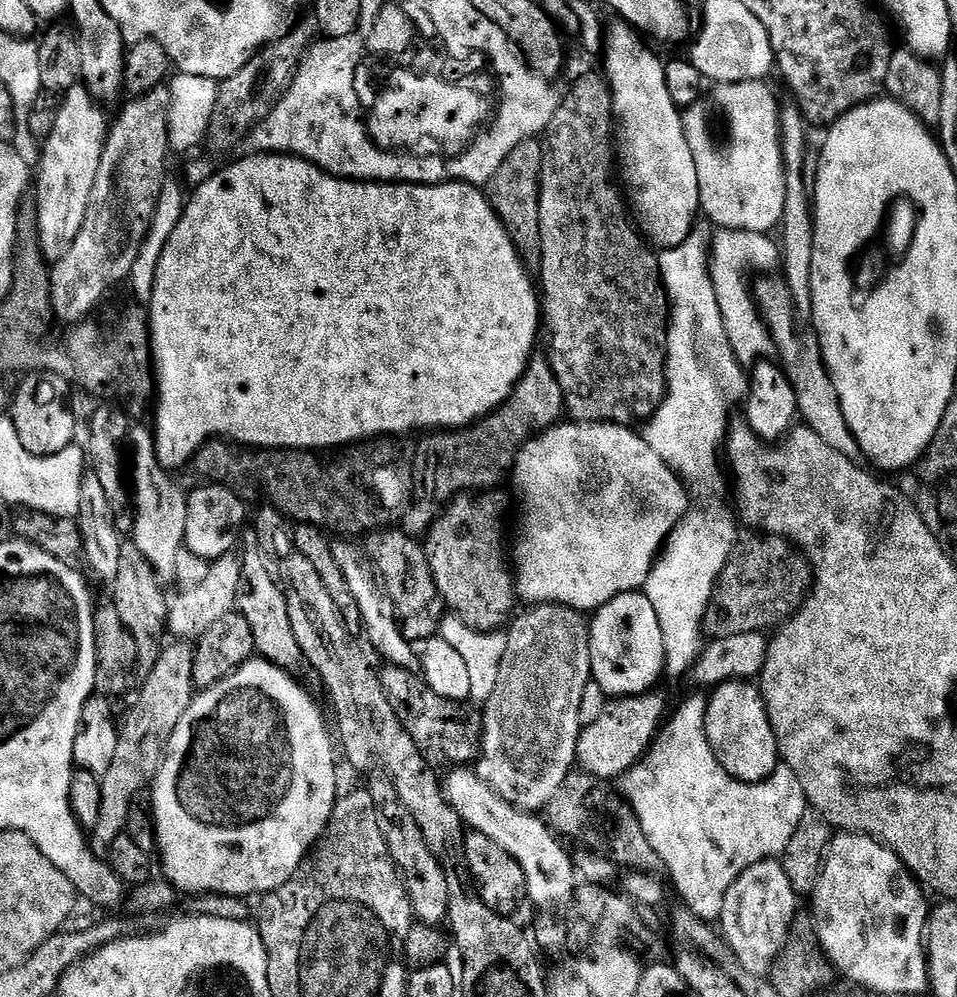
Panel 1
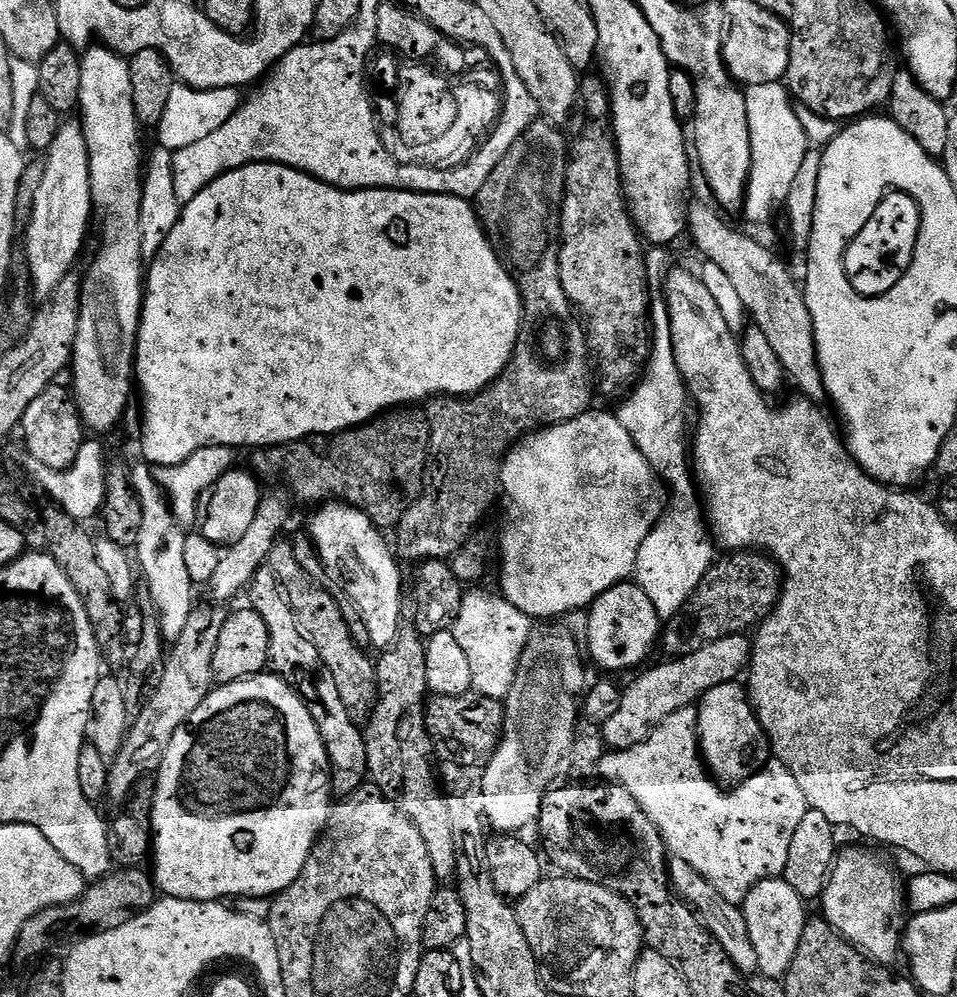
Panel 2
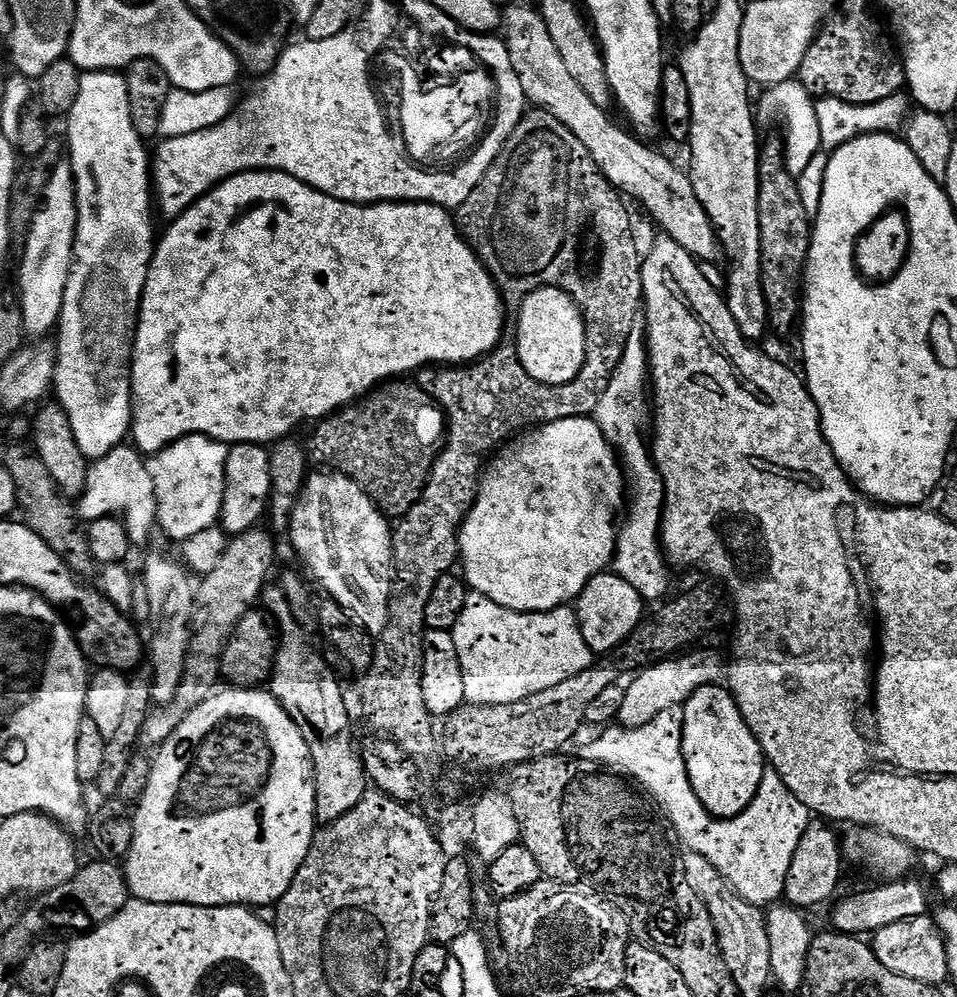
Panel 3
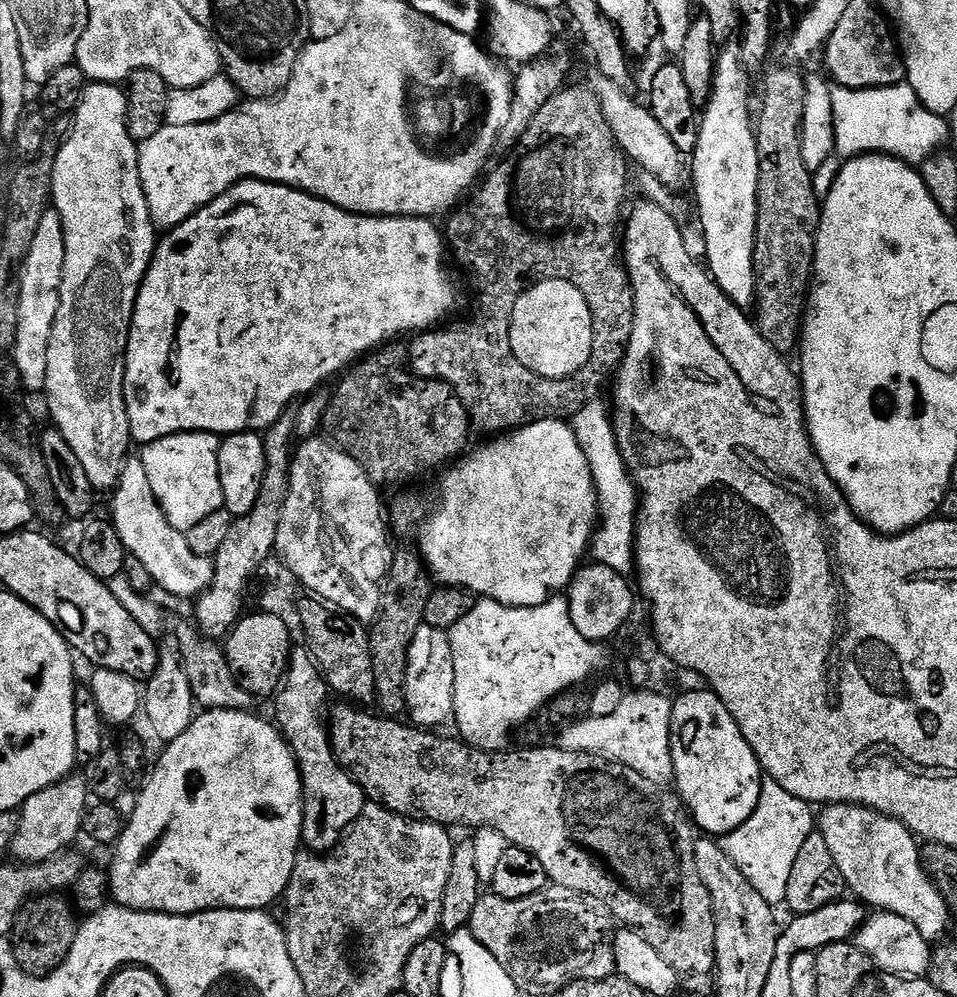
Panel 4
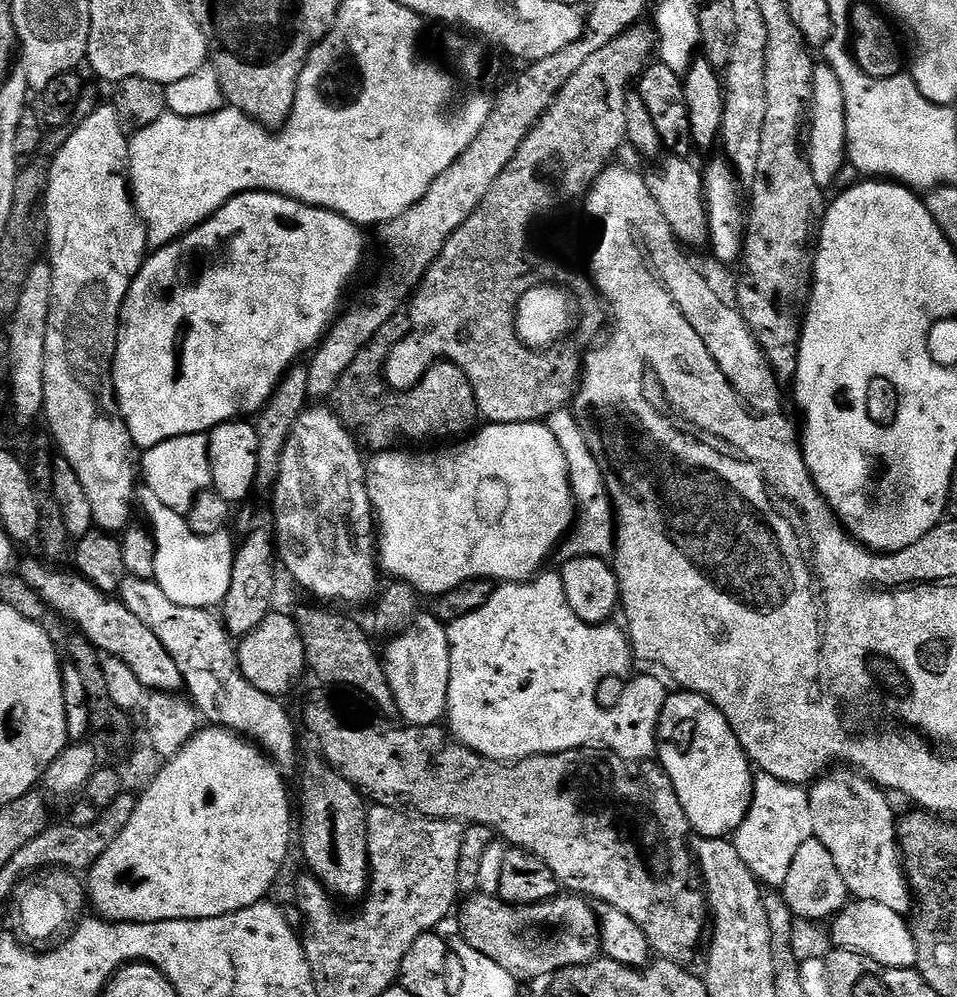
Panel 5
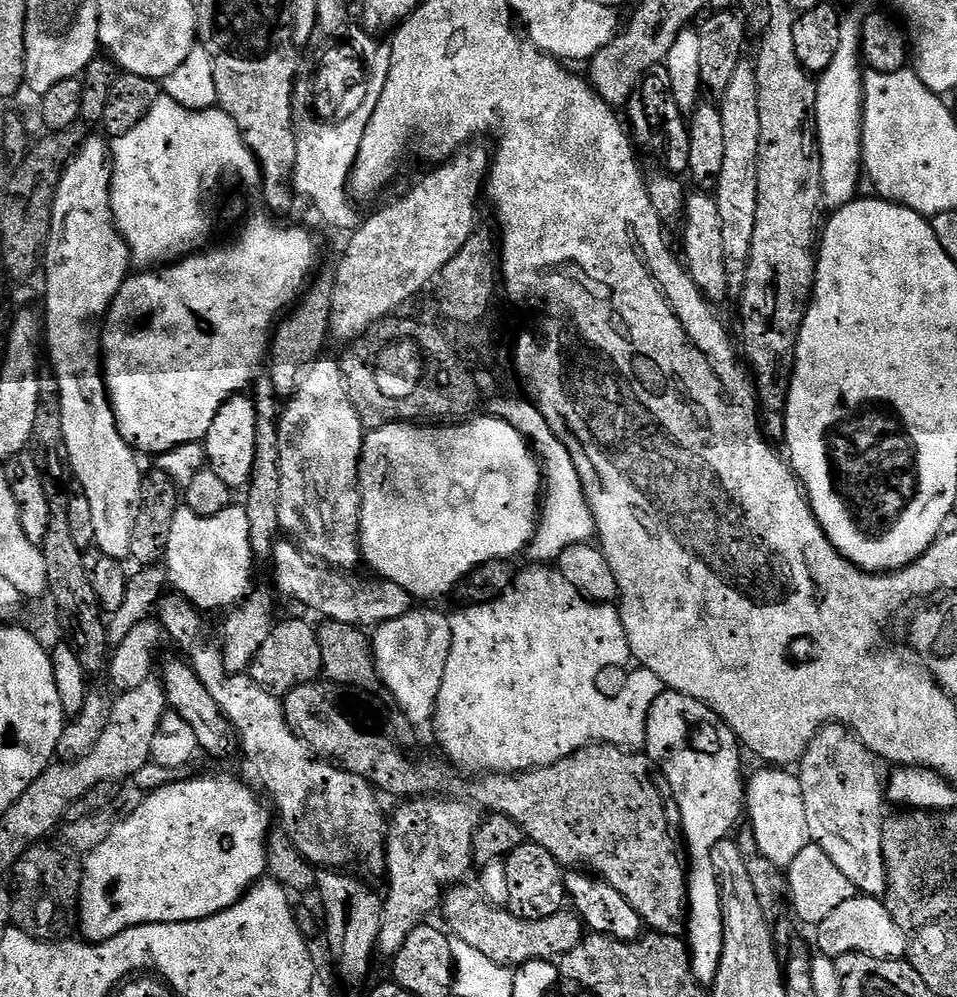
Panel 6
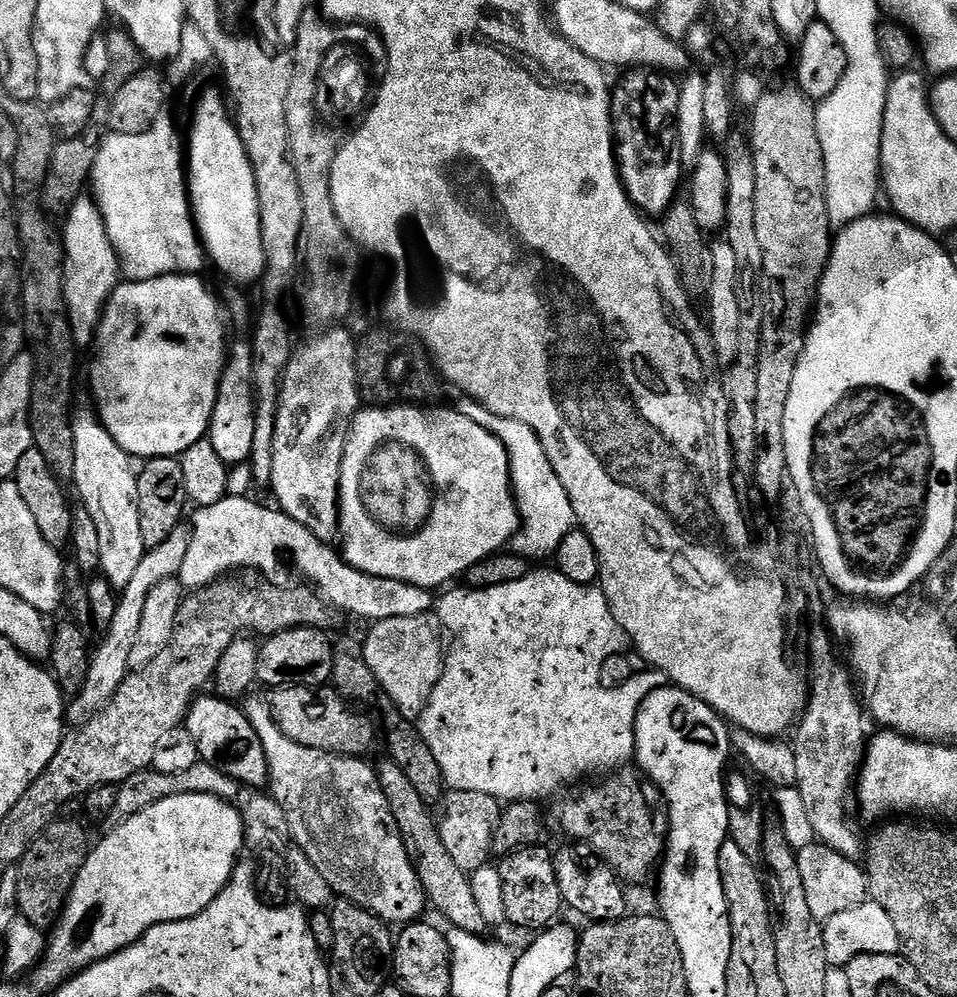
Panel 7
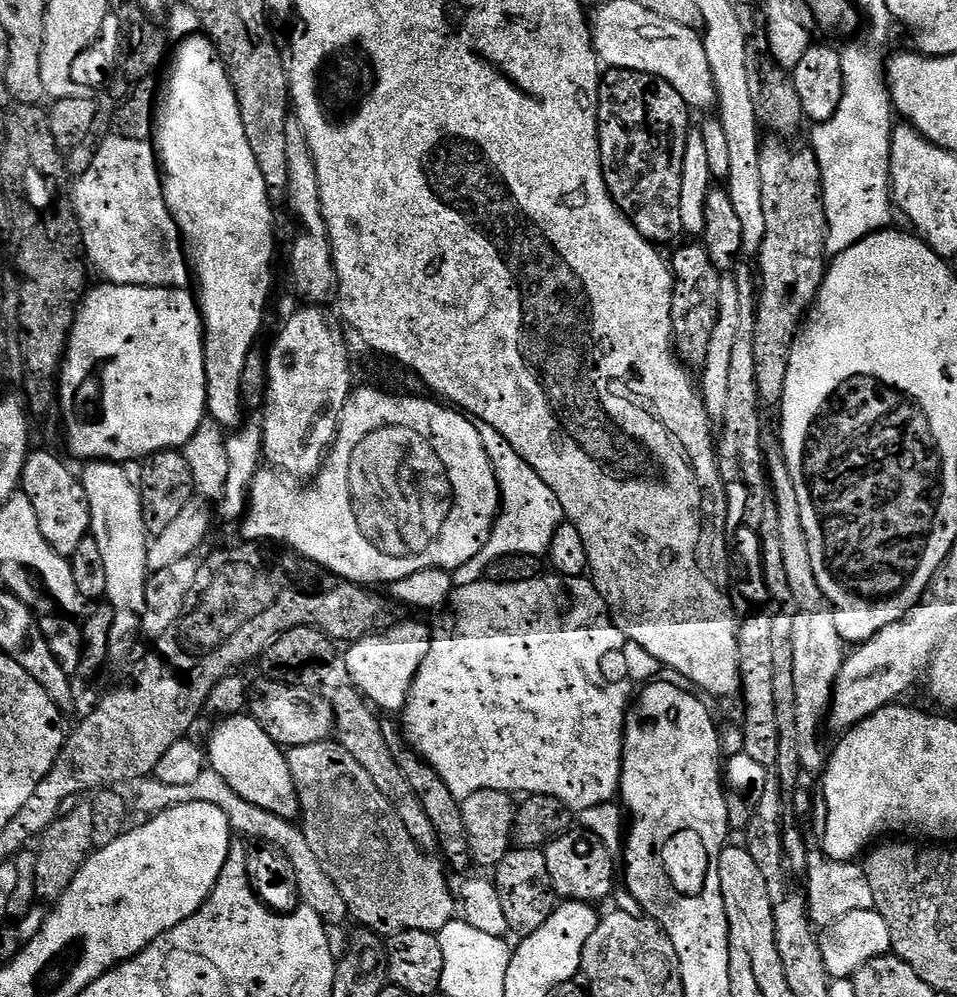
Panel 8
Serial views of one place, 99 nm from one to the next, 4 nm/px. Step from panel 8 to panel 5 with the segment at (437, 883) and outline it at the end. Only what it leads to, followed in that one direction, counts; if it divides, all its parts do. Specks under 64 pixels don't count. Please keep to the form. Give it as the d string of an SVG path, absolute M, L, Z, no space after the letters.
M129 575L122 582L118 599L126 606L126 610L130 610L130 614L134 614L134 618L146 622L146 626L154 630L154 638L158 638L158 642L166 646L170 658L174 658L174 666L182 670L184 688L199 715L205 721L208 719L209 725L227 728L228 731L251 740L272 757L273 764L288 770L296 760L296 728L292 725L287 710L280 705L283 703L277 697L262 694L262 690L254 690L254 686L246 682L246 678L240 673L236 648L228 635L227 628L224 627L223 619L215 611L206 608L178 606L178 602L170 602L170 598L166 598L162 586L158 586L155 580L143 580Z

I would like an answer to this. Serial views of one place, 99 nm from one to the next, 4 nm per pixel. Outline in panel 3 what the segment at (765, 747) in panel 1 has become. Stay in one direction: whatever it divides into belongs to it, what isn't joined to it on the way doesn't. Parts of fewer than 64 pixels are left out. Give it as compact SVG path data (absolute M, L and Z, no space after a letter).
M702 686L684 705L684 761L694 794L711 816L730 820L751 808L766 771L764 751L727 687Z

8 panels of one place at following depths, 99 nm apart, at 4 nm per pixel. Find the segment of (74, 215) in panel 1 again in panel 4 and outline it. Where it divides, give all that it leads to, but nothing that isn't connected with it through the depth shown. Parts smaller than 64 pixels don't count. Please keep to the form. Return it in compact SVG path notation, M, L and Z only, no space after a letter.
M54 210L42 214L42 222L34 234L30 254L26 254L24 267L20 269L22 290L18 298L18 338L14 342L10 359L18 366L18 374L29 393L43 393L46 386L46 361L50 351L50 330L60 305L62 290L62 266L66 262L66 238L62 230L62 218Z

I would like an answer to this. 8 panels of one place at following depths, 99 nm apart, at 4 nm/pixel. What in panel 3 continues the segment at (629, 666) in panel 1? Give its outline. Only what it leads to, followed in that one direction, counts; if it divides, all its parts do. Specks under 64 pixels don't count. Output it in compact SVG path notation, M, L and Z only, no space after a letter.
M612 570L601 572L599 576L594 577L574 604L576 619L580 622L580 632L589 648L596 654L615 653L620 644L626 642L632 632L640 627L646 616L644 608L646 601L640 597L638 590L634 590L630 582L626 582Z

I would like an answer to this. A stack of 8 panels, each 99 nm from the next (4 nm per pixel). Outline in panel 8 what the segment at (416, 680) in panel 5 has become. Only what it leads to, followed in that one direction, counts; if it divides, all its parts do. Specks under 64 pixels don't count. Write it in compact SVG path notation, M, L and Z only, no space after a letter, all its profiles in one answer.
M408 620L397 622L383 632L374 636L367 636L364 640L357 640L351 645L348 653L343 653L342 664L348 671L351 687L361 692L372 706L384 714L400 714L404 711L404 704L408 701L408 691L426 658L430 654L432 628L429 625L415 624Z

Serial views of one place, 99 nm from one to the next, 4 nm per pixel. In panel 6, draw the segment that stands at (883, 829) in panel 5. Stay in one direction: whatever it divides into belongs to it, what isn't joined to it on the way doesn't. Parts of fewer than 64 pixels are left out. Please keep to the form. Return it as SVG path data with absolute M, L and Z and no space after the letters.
M825 724L801 758L798 775L812 843L830 854L830 862L834 862L834 866L850 878L857 893L880 898L888 890L882 854L886 788L882 776L880 780L876 764L877 757L849 728L840 724Z

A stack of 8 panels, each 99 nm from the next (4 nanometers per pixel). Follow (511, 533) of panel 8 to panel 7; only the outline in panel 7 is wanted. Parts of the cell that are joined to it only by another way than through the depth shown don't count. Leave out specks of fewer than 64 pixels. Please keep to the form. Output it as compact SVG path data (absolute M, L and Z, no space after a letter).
M485 408L479 409L478 419L483 428L490 430L490 434L502 442L508 455L512 495L516 498L516 509L520 511L520 526L510 541L511 551L525 556L529 562L536 562L543 556L551 557L558 550L558 542L577 527L574 506L570 504L566 486L562 486L558 474L554 474L554 466L550 466L550 458L546 458L546 450L542 450L542 442L530 426Z

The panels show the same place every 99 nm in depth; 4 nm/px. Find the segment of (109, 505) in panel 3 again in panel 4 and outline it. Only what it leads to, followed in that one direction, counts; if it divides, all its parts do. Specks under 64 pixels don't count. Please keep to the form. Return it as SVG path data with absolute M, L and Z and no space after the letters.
M129 458L111 493L112 516L110 522L118 530L122 542L128 547L129 556L136 556L146 570L150 570L153 585L165 588L172 596L199 597L212 585L213 561L207 556L194 554L185 533L179 532L167 521L160 509L154 491L146 478L146 468L140 458Z

